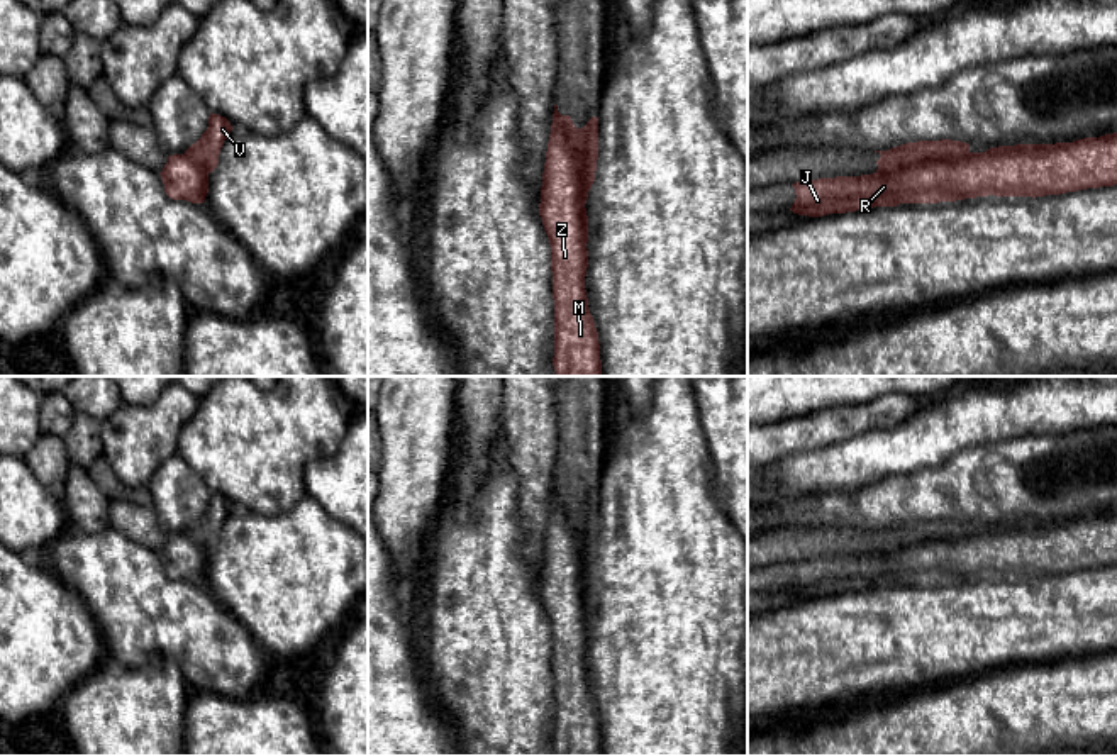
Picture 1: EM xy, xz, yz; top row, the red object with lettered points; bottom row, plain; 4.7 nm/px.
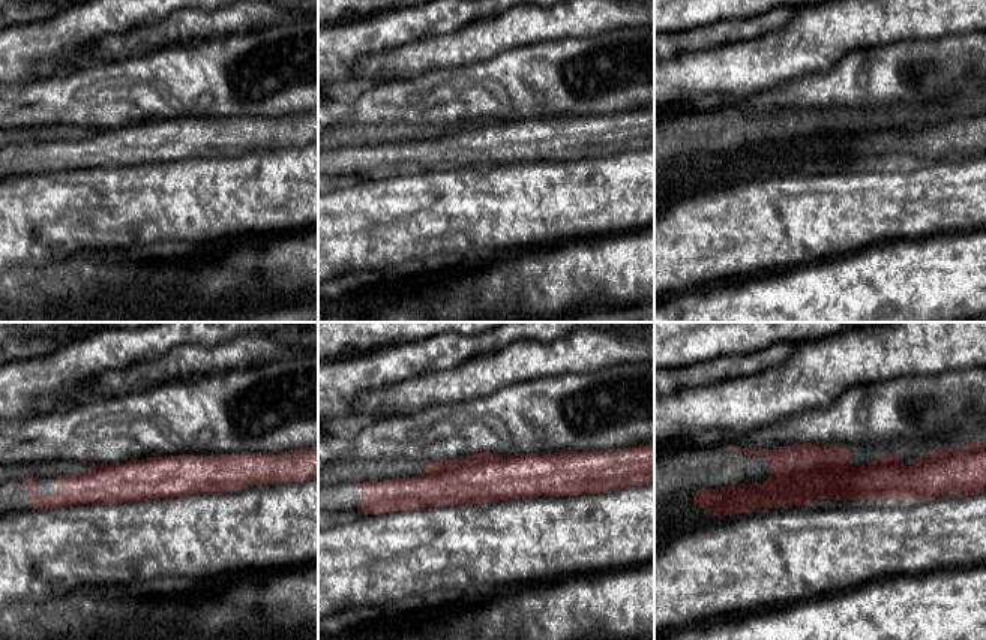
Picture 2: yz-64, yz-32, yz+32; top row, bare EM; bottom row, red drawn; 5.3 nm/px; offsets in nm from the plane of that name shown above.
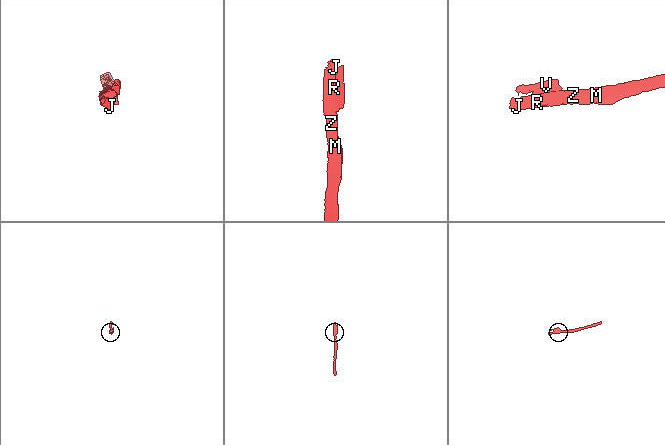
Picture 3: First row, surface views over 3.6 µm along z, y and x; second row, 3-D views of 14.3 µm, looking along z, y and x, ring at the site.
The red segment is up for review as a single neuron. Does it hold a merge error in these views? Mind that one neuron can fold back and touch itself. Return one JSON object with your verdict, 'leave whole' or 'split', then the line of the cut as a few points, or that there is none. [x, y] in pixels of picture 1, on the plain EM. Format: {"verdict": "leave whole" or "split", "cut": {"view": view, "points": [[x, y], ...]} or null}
{"verdict": "split", "cut": {"view": "yz", "points": [[968, 531], [958, 538], [926, 539], [877, 553]]}}

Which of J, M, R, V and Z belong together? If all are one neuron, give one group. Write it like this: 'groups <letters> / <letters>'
groups J M R Z / V

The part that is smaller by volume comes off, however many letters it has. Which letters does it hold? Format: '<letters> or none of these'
V

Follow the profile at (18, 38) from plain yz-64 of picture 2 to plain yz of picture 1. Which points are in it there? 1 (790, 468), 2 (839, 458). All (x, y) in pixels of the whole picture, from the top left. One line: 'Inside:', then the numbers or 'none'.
Inside: none

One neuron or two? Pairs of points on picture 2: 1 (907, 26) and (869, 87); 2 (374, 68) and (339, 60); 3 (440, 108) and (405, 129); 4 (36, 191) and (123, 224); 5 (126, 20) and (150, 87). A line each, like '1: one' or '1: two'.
1: two
2: two
3: two
4: one
5: two

